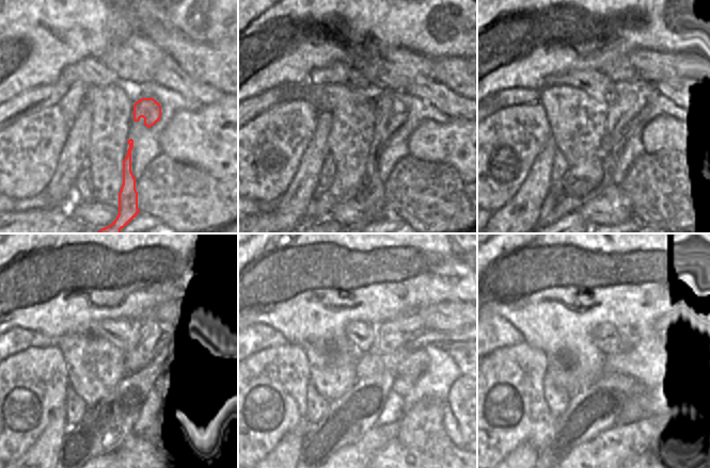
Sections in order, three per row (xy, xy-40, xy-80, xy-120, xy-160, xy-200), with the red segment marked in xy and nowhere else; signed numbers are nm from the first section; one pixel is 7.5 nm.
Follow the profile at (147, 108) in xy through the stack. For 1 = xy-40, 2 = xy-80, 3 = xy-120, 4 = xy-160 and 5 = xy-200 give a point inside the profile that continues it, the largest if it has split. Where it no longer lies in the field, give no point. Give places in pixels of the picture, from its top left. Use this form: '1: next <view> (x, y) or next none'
1: next xy-40 (390, 112)
2: next xy-80 (632, 96)
3: next xy-120 (152, 336)
4: next xy-160 (392, 334)
5: next xy-200 (630, 337)

